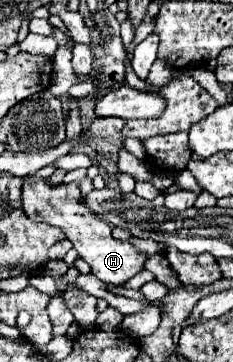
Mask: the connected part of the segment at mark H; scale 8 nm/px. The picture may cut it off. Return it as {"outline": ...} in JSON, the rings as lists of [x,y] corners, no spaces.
{"outline":[[[23,177],[23,193],[21,193],[21,203],[23,211],[29,219],[37,223],[49,223],[55,227],[61,227],[63,233],[67,233],[67,239],[73,243],[77,249],[79,257],[85,259],[91,267],[91,273],[101,279],[103,283],[109,285],[121,285],[133,275],[137,275],[143,269],[145,257],[129,243],[129,241],[119,241],[111,235],[111,225],[105,223],[99,215],[93,215],[81,199],[93,189],[89,179],[75,181],[75,183],[59,183],[53,185],[49,179],[29,179]]]}

